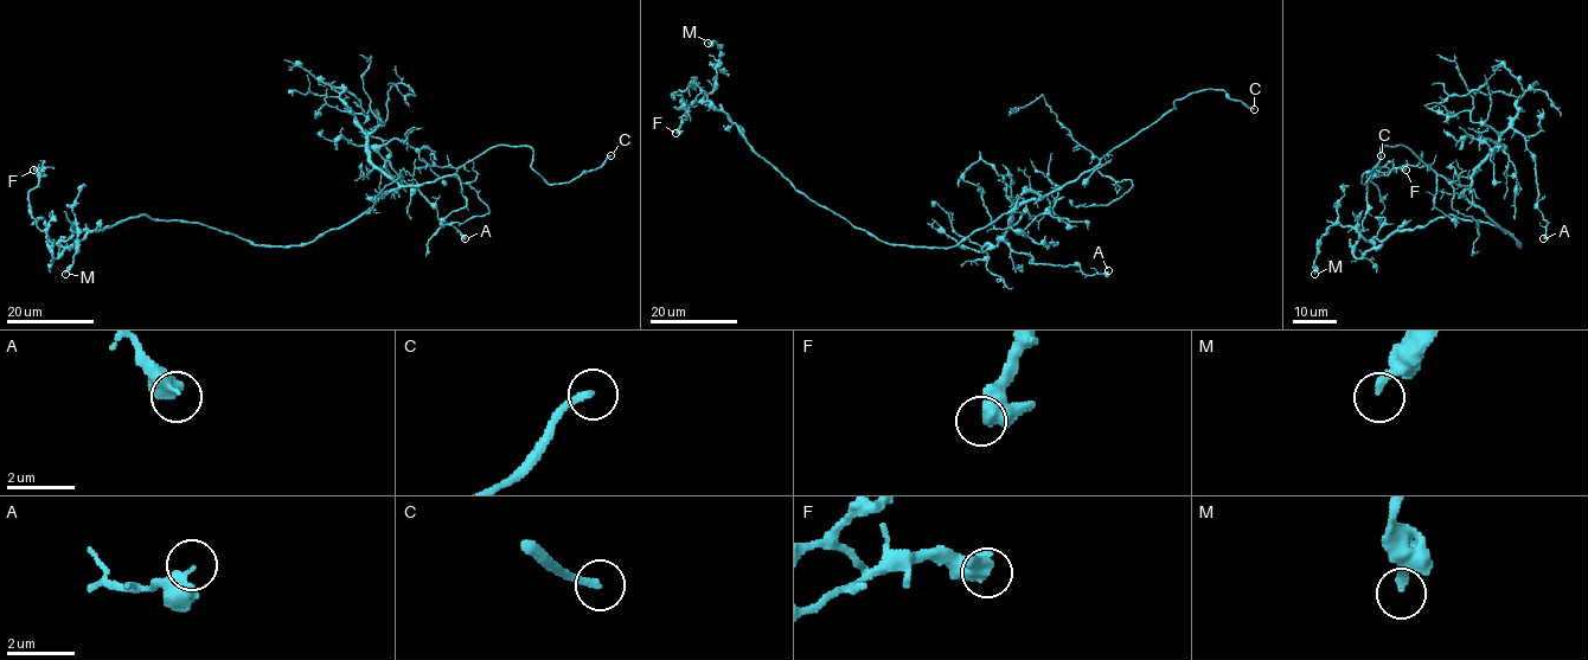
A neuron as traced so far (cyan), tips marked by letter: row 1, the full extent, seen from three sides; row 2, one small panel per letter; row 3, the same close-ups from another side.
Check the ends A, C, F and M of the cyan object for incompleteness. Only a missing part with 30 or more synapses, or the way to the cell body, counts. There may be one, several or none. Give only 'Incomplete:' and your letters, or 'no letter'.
Incomplete: C

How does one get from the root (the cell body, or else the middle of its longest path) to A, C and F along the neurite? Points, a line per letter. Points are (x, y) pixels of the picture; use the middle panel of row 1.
A: (929, 247), (958, 244), (1033, 192), (1041, 199), (1013, 212), (1004, 242), (1029, 262), (1108, 270)
C: (929, 247), (958, 244), (1006, 213), (1026, 192), (1047, 196), (1075, 181), (1192, 91), (1222, 89), (1254, 109)
F: (929, 247), (887, 243), (806, 198), (753, 148), (693, 82), (672, 95), (680, 95), (687, 108), (676, 133)

